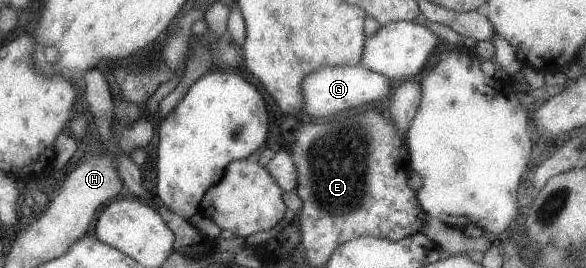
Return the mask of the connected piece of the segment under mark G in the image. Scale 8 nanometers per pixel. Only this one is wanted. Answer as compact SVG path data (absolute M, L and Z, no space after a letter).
M360 63L357 64L335 64L334 66L323 66L308 73L302 82L303 106L302 109L310 117L320 117L322 121L342 111L383 101L389 93L390 81L365 69Z

